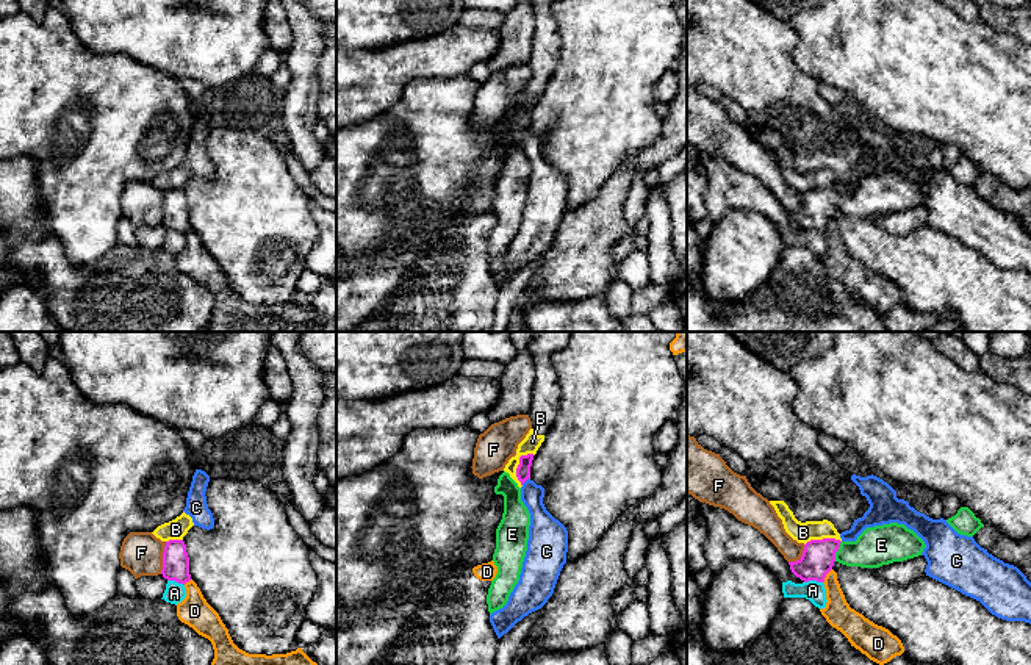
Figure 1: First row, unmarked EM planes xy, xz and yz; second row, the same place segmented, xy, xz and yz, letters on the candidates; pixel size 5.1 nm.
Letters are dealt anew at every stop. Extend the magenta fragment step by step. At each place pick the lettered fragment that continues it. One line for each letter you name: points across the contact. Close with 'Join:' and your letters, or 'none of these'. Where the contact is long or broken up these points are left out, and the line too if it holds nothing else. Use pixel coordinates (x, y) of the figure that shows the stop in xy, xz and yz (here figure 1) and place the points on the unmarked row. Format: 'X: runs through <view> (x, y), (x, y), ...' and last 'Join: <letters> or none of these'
E: runs through yz (819, 205), (829, 199), (837, 199), (872, 199), (881, 194)
Join: E

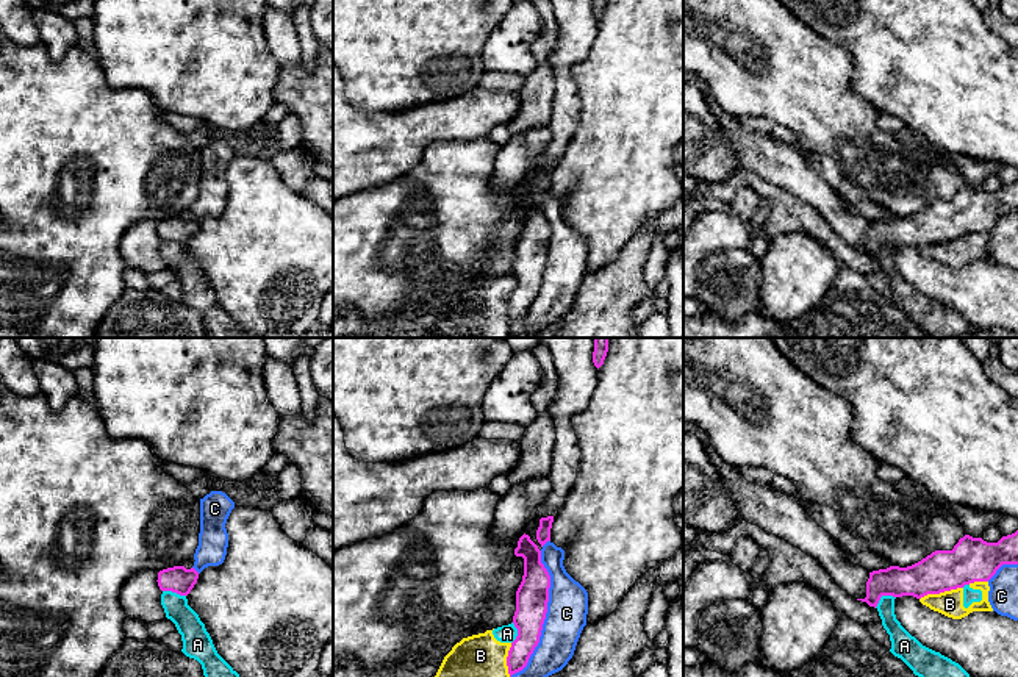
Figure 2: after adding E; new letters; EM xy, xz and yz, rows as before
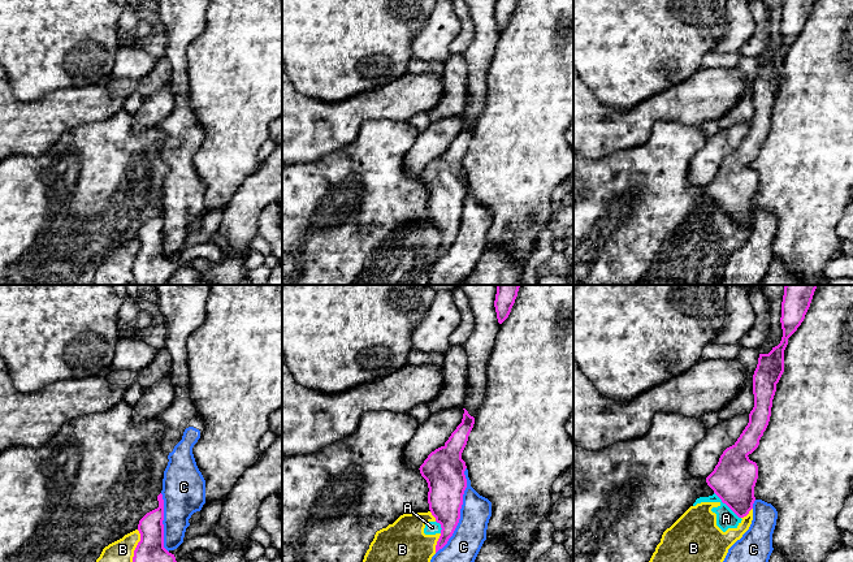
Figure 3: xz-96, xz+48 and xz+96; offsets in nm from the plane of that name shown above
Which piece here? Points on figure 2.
Join: none of these

